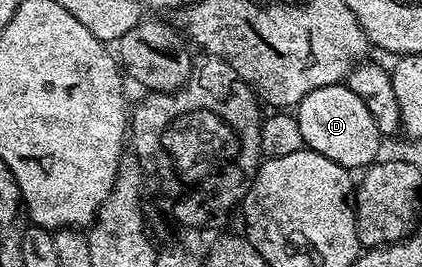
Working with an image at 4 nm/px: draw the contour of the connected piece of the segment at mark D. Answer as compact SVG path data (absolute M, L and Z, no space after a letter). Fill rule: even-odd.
M344 83L311 90L311 94L296 104L295 115L308 151L323 154L323 158L331 158L331 162L350 170L368 169L378 159L377 151L381 148L383 135L371 118L371 110L363 106L363 98Z

